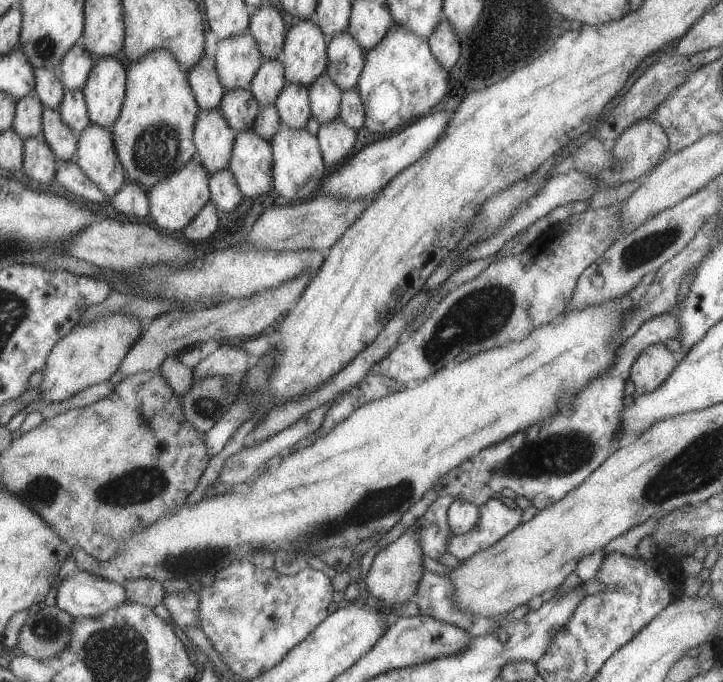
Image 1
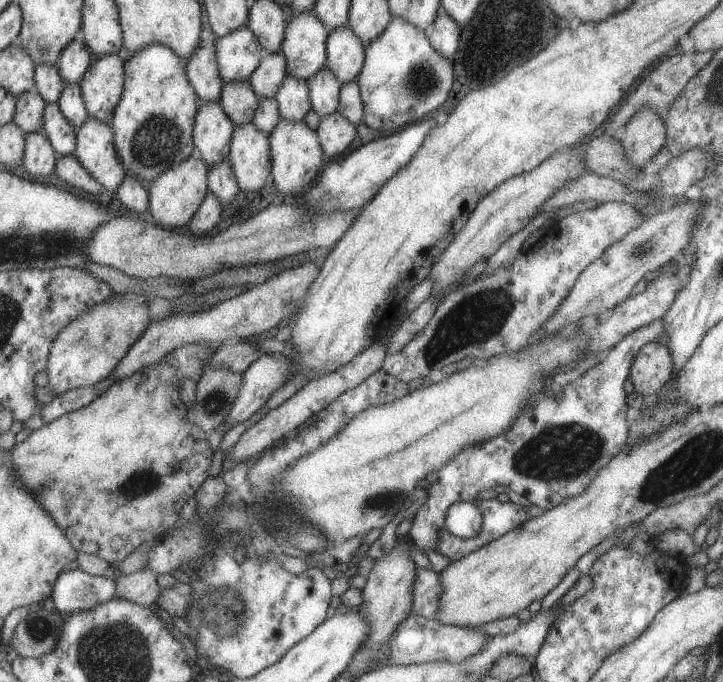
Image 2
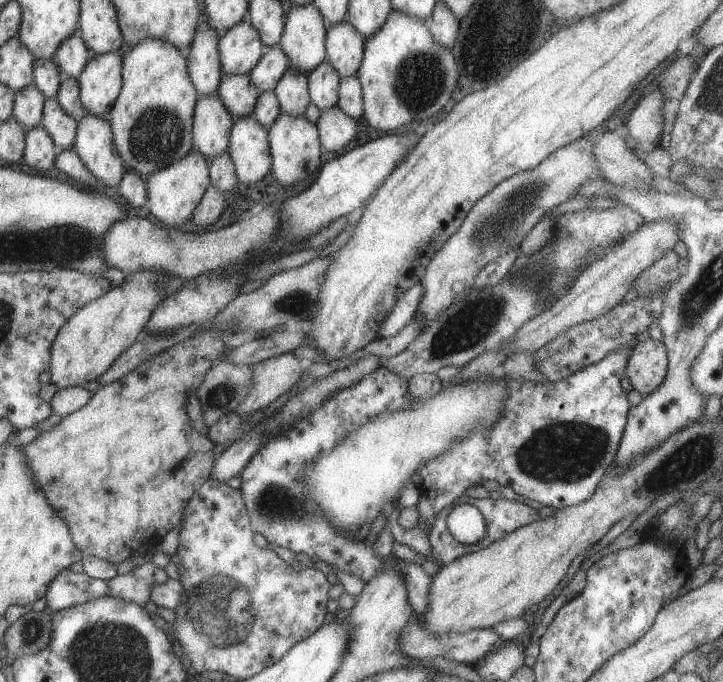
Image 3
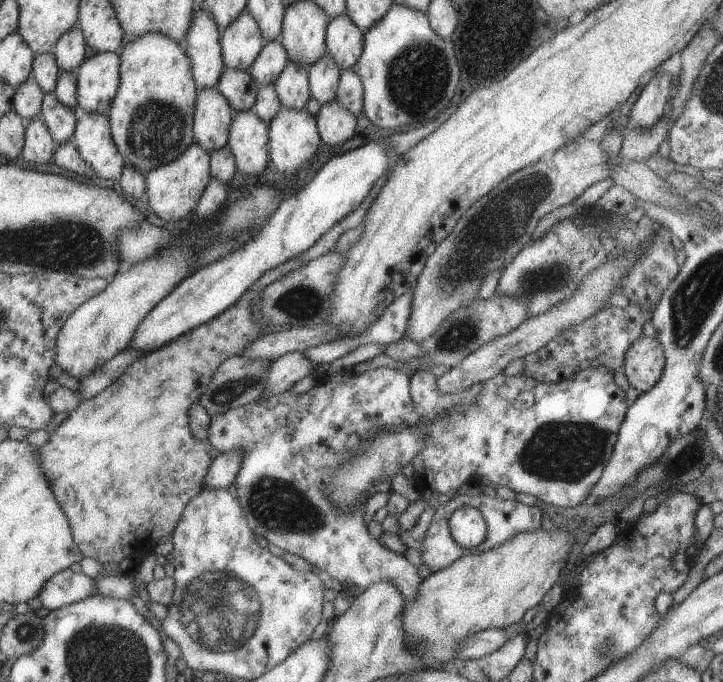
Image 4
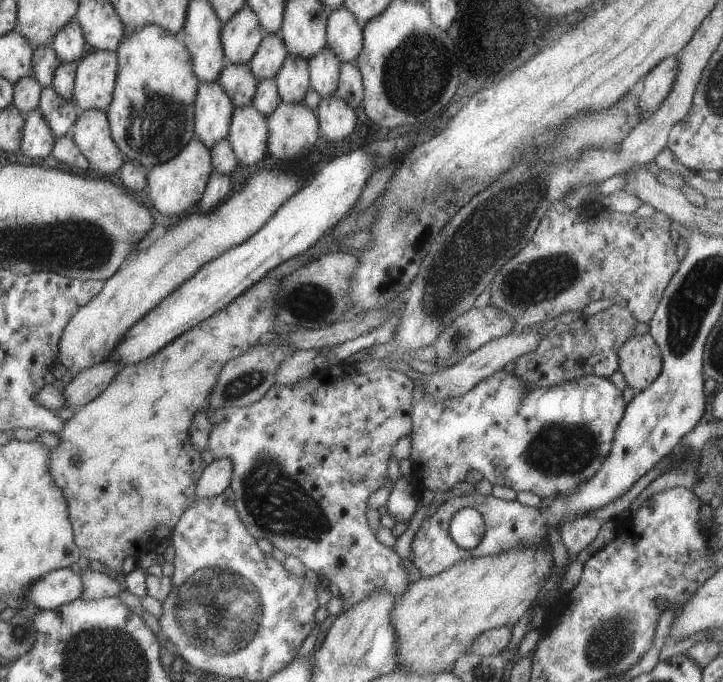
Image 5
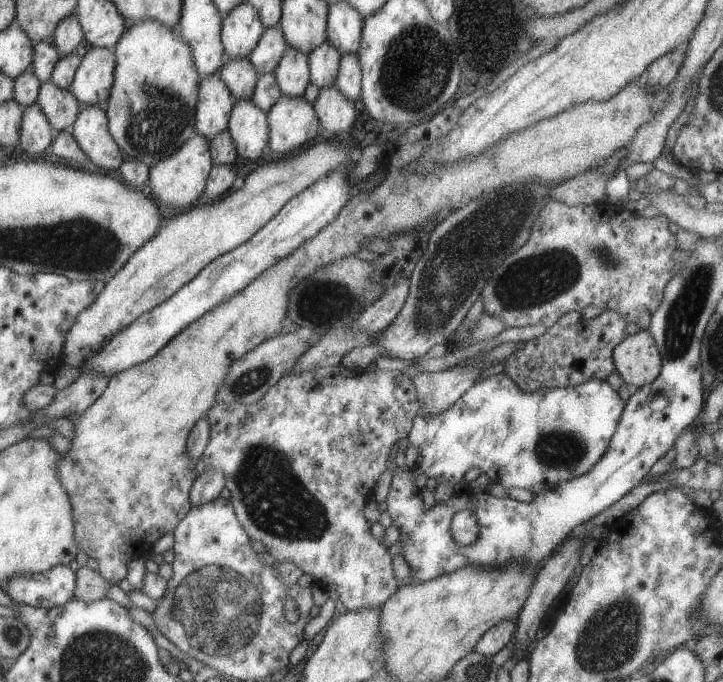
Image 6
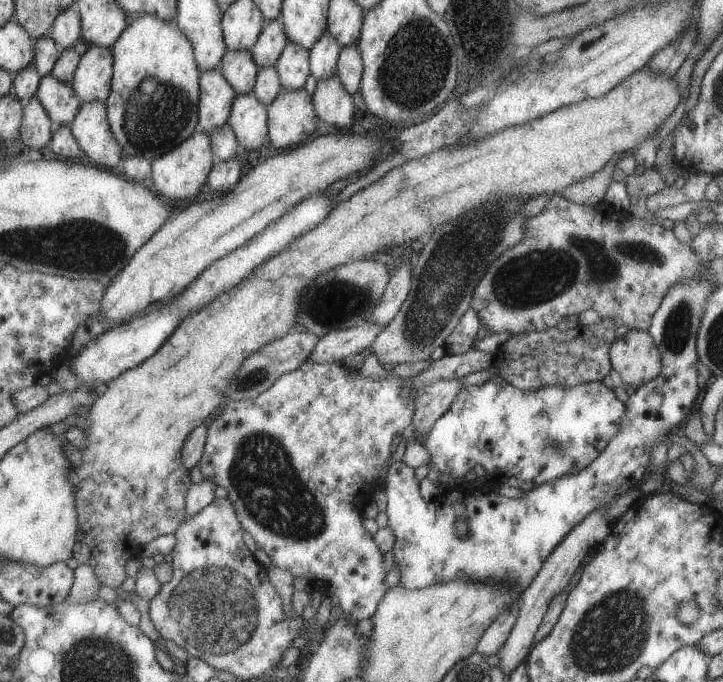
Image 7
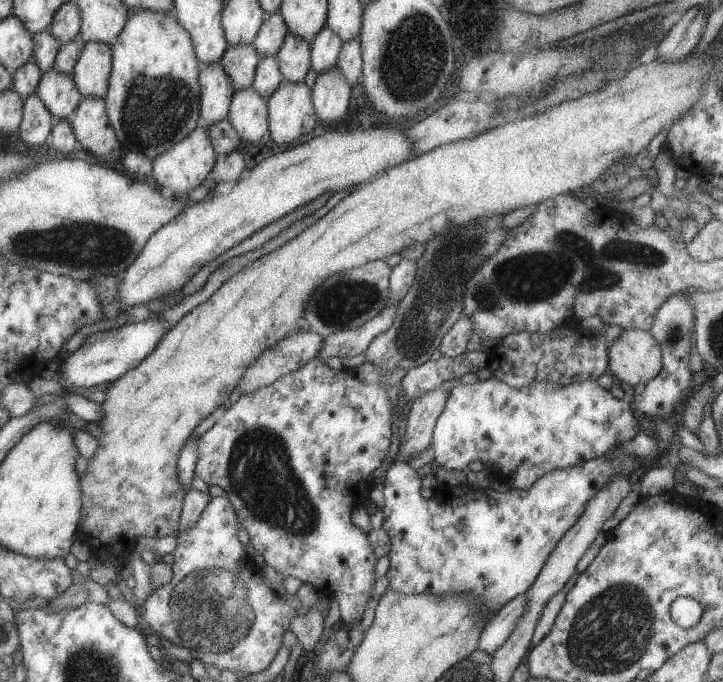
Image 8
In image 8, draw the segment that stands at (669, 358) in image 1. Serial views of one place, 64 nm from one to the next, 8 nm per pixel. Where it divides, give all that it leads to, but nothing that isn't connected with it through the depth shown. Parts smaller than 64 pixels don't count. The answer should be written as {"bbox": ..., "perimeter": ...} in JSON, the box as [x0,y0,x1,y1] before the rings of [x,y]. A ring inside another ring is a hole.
{"bbox":[606,329,662,388],"perimeter":[[[627,329],[609,344],[606,350],[608,358],[607,370],[615,376],[616,382],[625,382],[632,387],[639,388],[647,384],[662,368],[662,354],[659,343],[649,331]]]}

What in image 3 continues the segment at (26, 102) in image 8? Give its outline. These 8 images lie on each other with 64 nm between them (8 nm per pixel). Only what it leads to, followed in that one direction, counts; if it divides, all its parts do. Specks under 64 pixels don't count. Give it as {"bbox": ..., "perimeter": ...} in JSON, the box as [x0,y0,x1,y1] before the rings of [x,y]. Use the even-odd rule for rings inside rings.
{"bbox":[23,124,57,172],"perimeter":[[[41,124],[24,131],[23,162],[37,172],[45,172],[53,166],[57,150]]]}

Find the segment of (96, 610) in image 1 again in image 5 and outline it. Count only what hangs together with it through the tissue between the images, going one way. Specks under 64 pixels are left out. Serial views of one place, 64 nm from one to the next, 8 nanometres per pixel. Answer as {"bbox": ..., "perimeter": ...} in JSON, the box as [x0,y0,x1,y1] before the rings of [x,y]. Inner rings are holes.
{"bbox":[19,567,81,609],"perimeter":[[[63,567],[34,580],[19,601],[25,600],[38,609],[54,609],[81,596],[81,577],[70,567]]]}

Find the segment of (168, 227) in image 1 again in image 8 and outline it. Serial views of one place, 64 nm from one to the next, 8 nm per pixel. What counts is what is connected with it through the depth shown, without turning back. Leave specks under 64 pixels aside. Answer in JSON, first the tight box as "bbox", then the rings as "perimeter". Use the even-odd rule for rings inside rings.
{"bbox":[150,127,216,196],"perimeter":[[[195,127],[183,140],[171,144],[169,148],[157,152],[152,159],[152,176],[150,181],[168,194],[187,196],[190,190],[199,186],[213,168],[216,154],[207,131]]]}

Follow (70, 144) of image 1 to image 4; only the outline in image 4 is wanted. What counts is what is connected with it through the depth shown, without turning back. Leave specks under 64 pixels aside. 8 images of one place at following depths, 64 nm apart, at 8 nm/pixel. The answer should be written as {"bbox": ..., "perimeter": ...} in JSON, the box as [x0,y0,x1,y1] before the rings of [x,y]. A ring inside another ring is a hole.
{"bbox":[38,93,77,146],"perimeter":[[[44,93],[38,115],[57,146],[71,140],[75,121],[77,121],[76,111],[63,106],[55,94]]]}

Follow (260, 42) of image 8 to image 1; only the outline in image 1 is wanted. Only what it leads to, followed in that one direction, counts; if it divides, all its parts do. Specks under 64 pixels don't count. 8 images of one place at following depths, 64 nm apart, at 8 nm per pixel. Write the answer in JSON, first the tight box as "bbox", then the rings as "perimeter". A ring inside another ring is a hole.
{"bbox":[248,58,286,105],"perimeter":[[[280,58],[263,59],[261,66],[249,81],[248,89],[259,105],[273,105],[286,83]]]}

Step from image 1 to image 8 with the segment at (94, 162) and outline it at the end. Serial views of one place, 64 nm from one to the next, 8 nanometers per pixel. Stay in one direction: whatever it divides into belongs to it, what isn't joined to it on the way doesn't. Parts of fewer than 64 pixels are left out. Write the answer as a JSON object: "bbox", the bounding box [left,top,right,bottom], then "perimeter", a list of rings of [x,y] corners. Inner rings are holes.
{"bbox":[70,97,123,166],"perimeter":[[[84,97],[70,116],[73,134],[83,150],[103,156],[112,166],[123,154],[120,142],[109,124],[104,99]]]}

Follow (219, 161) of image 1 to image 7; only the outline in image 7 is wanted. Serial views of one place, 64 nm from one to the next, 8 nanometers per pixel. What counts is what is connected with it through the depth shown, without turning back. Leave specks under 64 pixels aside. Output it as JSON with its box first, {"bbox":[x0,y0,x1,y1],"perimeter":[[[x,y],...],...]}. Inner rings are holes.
{"bbox":[198,68,236,131],"perimeter":[[[220,68],[204,70],[198,78],[198,123],[202,131],[210,130],[228,122],[232,100],[236,92],[225,80]]]}

